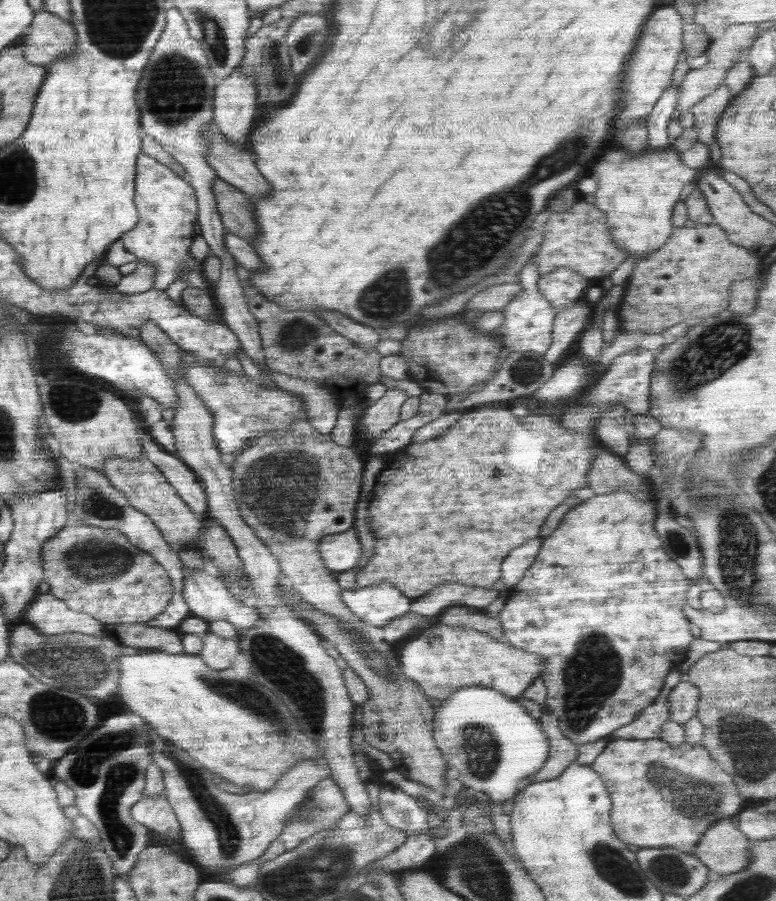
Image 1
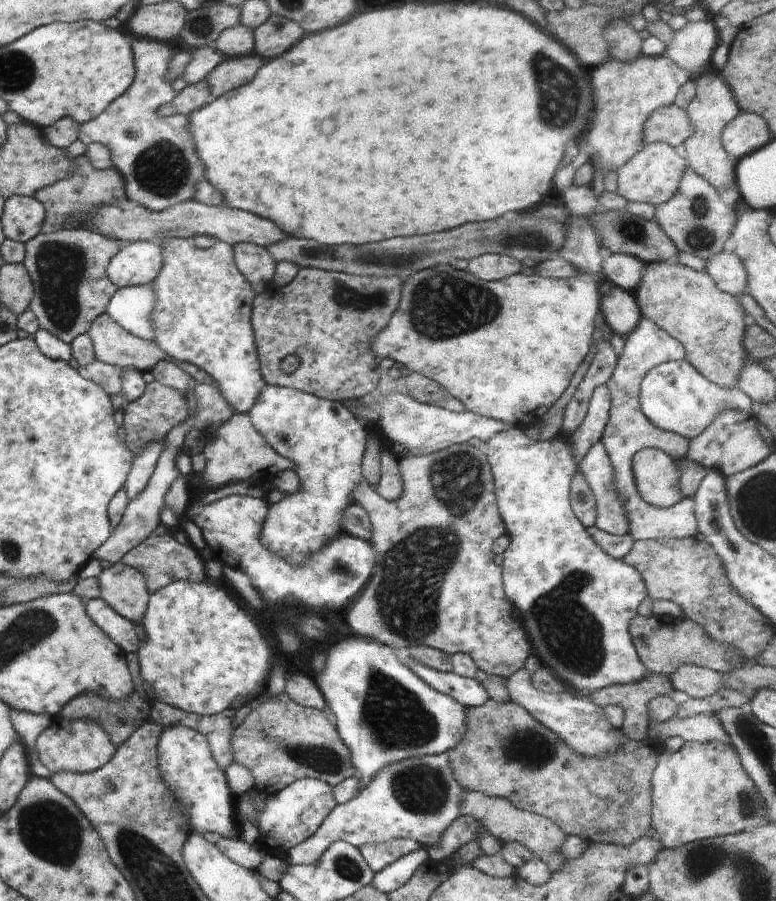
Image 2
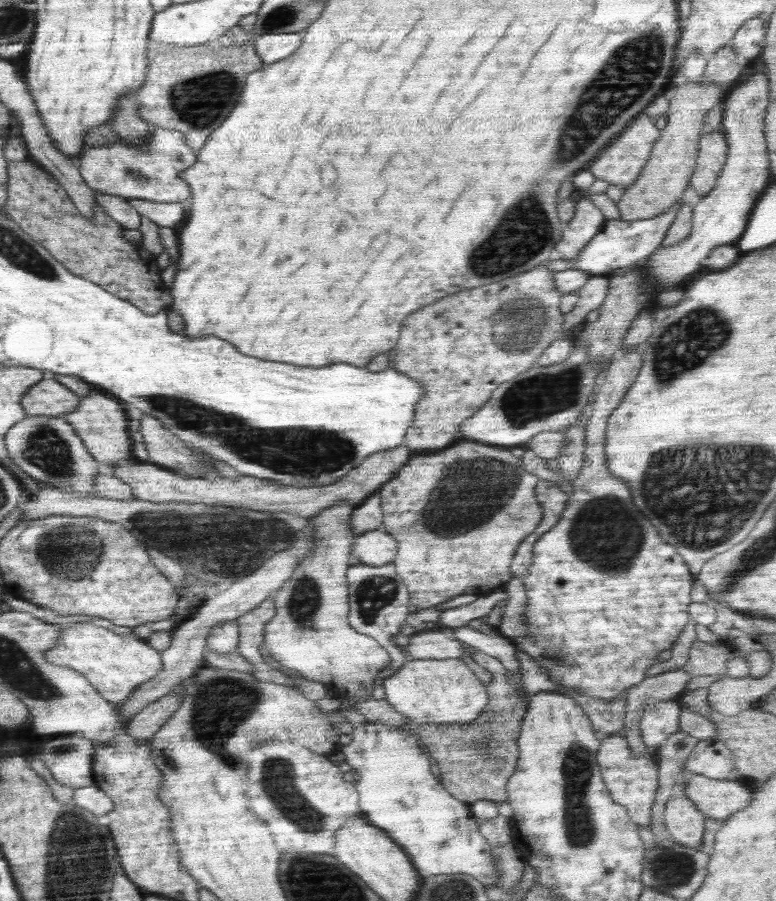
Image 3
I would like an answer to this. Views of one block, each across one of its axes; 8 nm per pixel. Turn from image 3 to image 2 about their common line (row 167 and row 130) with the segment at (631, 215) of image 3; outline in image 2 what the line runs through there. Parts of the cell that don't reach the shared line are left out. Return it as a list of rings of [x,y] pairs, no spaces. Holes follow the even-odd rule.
[[[672,103],[652,112],[644,122],[643,131],[645,144],[662,142],[676,147],[690,138],[695,128],[685,110]]]

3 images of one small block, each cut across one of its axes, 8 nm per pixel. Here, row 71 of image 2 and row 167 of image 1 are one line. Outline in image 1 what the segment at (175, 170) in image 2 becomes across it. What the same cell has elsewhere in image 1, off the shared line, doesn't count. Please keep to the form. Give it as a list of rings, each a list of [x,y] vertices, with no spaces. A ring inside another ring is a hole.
[[[144,153],[138,160],[138,172],[135,174],[135,206],[139,210],[139,222],[132,231],[124,234],[121,238],[127,251],[136,255],[137,260],[148,262],[155,267],[155,278],[153,279],[154,290],[165,292],[168,286],[179,280],[179,275],[185,272],[185,282],[190,288],[198,288],[204,294],[212,295],[214,286],[205,279],[197,263],[190,255],[193,241],[197,237],[196,226],[198,226],[197,196],[195,190],[190,186],[188,179],[174,173],[164,164],[158,162],[152,156]]]

